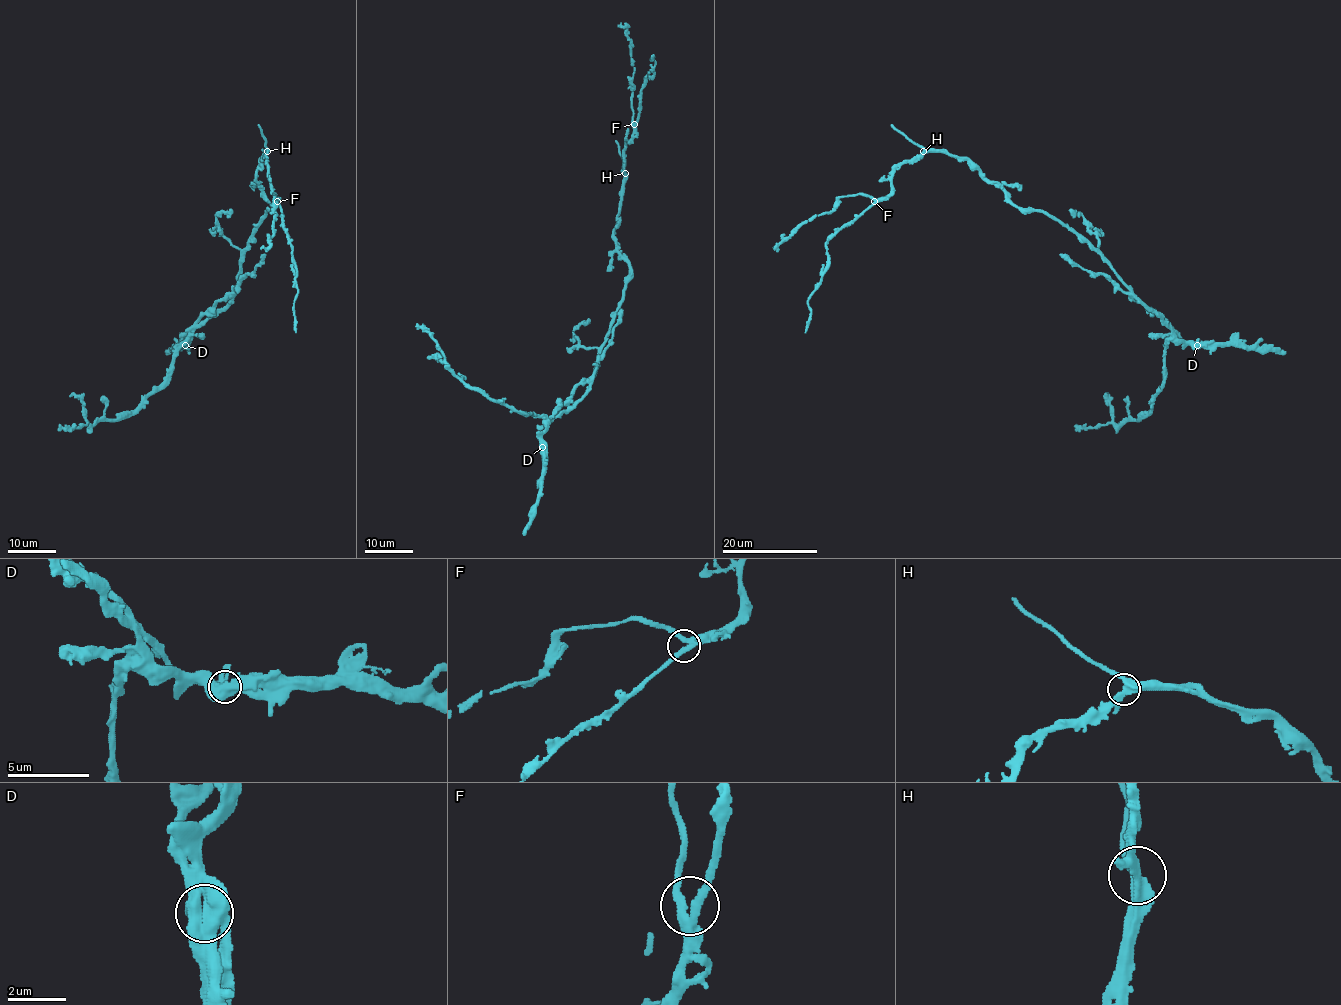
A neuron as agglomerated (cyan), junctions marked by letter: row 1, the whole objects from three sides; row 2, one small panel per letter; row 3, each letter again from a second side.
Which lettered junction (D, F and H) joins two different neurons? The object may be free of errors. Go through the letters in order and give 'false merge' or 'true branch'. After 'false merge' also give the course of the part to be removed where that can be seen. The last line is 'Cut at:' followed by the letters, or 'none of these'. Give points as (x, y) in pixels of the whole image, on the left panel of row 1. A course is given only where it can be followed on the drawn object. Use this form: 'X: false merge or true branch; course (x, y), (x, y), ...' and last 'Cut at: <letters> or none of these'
D: false merge; course (185, 345), (188, 340), (177, 351), (173, 371), (120, 419), (97, 419), (79, 427), (58, 430)
F: true branch
H: true branch
Cut at: D

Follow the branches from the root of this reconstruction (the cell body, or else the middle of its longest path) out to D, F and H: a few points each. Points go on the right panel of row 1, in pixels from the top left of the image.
D: (1051, 218), (1078, 232), (1178, 339), (1197, 345)
F: (1051, 218), (1017, 207), (968, 159), (940, 151), (904, 159), (895, 169), (890, 193), (874, 201)
H: (1051, 218), (1043, 212), (1017, 207), (968, 159), (940, 151), (923, 151)

